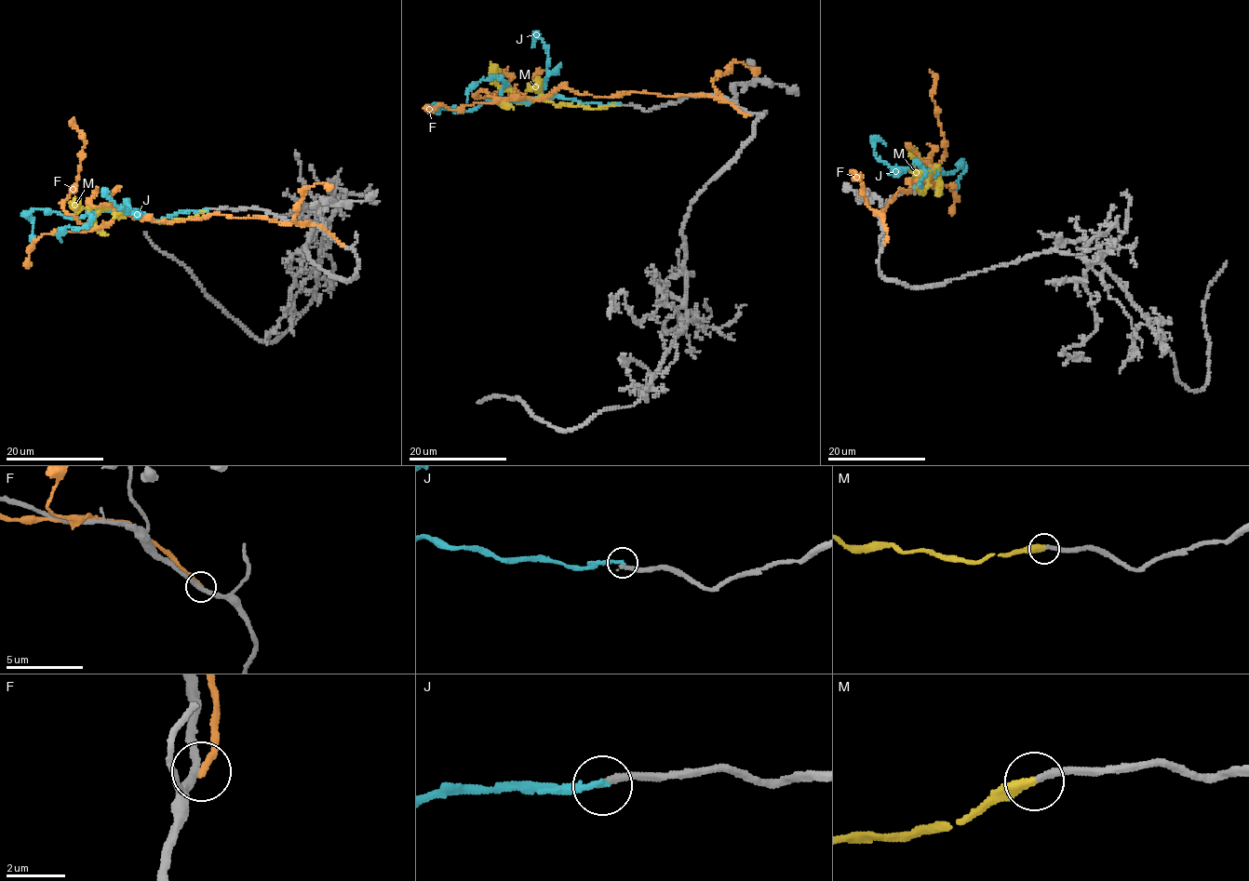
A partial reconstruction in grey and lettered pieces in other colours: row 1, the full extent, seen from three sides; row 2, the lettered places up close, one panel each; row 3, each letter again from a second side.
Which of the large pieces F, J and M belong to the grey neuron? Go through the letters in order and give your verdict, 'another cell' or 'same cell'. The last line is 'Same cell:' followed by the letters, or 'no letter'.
F: another cell
J: another cell
M: same cell
Same cell: M

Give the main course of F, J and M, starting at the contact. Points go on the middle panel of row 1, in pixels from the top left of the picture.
F: (748, 114), (710, 96), (556, 87), (544, 98), (476, 96), (512, 78), (508, 67)
J: (619, 103), (557, 96), (538, 97), (524, 102), (483, 102), (464, 111), (433, 107)
M: (618, 104), (596, 108), (554, 104), (540, 98), (521, 100), (511, 90), (503, 90), (500, 86), (491, 62)

